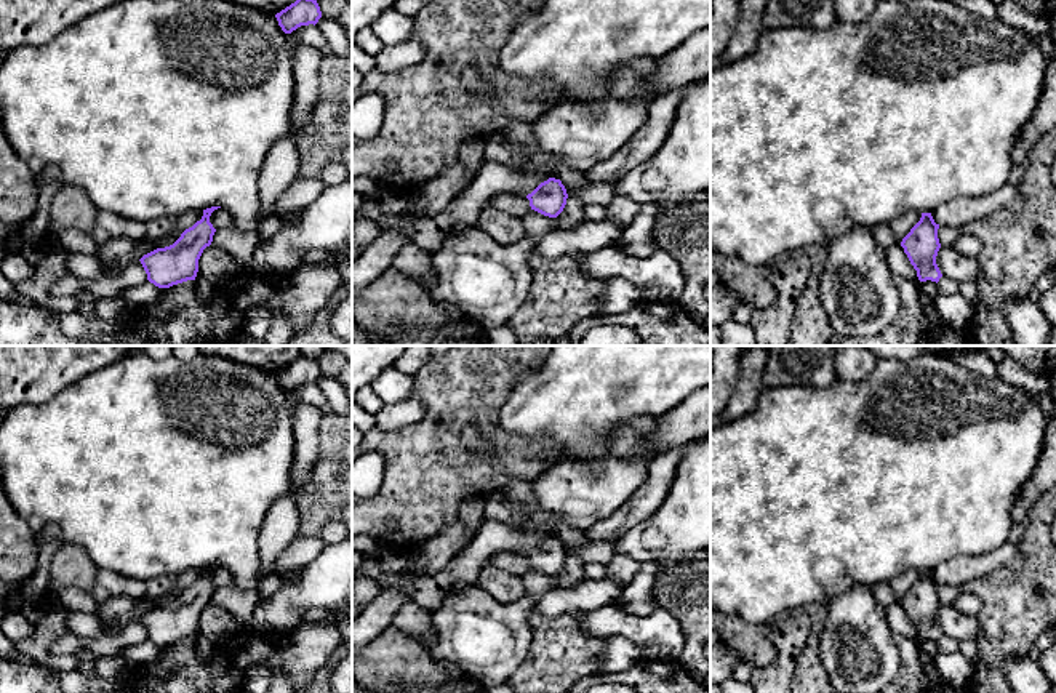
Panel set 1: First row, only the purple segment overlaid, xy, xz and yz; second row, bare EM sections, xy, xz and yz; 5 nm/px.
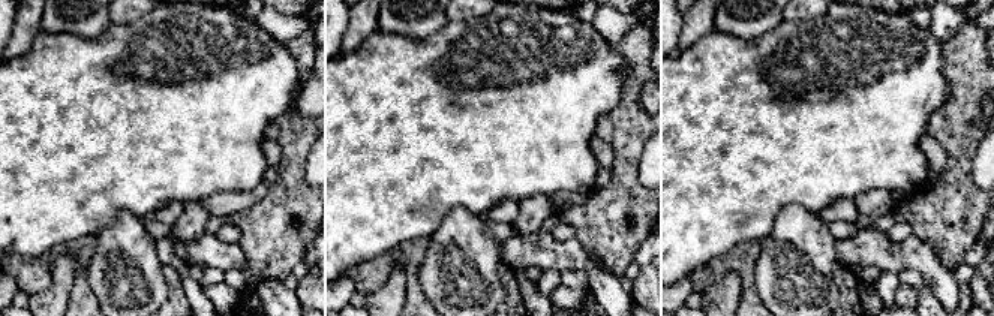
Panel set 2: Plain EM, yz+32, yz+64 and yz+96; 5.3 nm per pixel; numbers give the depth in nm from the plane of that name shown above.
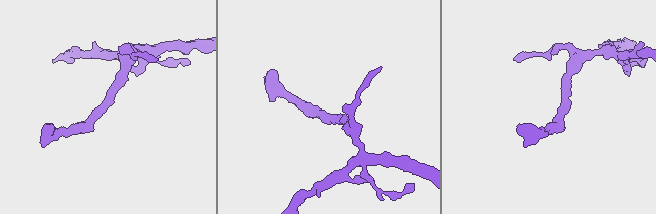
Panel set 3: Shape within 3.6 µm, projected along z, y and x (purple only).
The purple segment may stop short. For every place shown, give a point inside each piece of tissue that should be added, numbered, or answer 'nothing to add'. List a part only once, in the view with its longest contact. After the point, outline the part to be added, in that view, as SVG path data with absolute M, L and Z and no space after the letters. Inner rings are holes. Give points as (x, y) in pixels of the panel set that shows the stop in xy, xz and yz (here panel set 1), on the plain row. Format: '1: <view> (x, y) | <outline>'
nothing to add

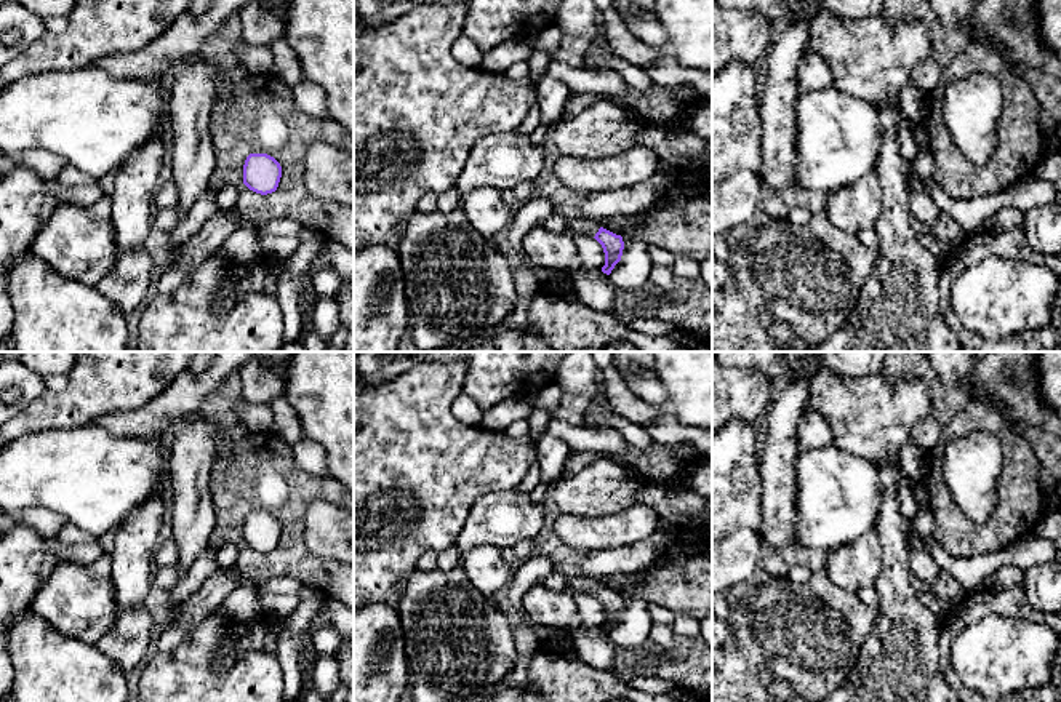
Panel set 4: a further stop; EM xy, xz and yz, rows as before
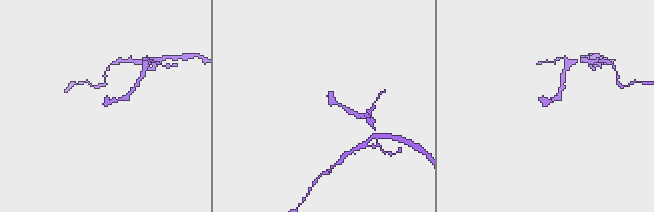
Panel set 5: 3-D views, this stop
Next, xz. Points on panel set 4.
1: xz (576, 582) | M568 574L568 585L567 585L567 593L575 596L578 593L587 593L587 595L595 595L599 587L602 585L600 579L587 577L583 574Z

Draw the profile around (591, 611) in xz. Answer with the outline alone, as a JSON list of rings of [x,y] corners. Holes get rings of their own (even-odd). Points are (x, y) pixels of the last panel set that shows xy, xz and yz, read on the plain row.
[[[578,593],[573,600],[581,619],[581,627],[589,630],[602,628],[605,624],[605,611],[602,603],[594,595],[587,593]]]

